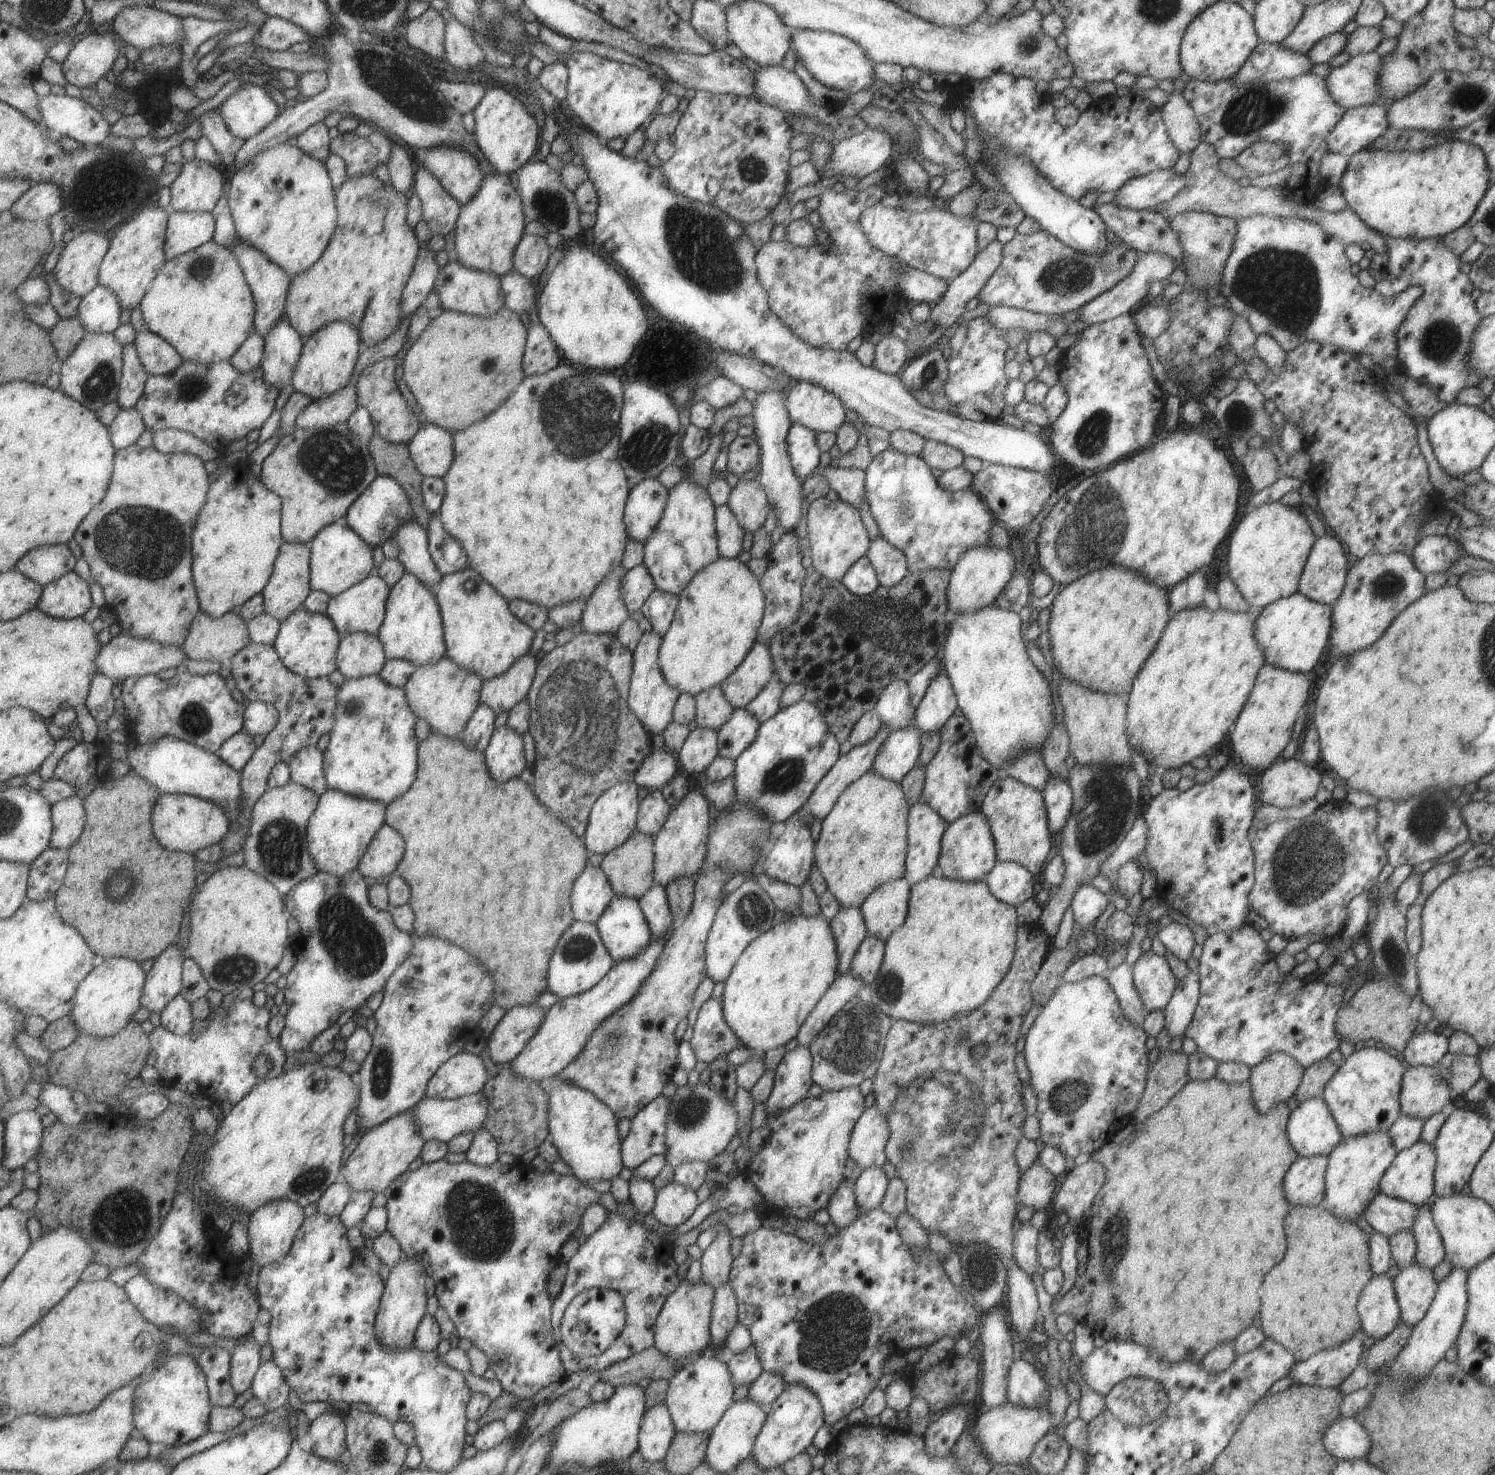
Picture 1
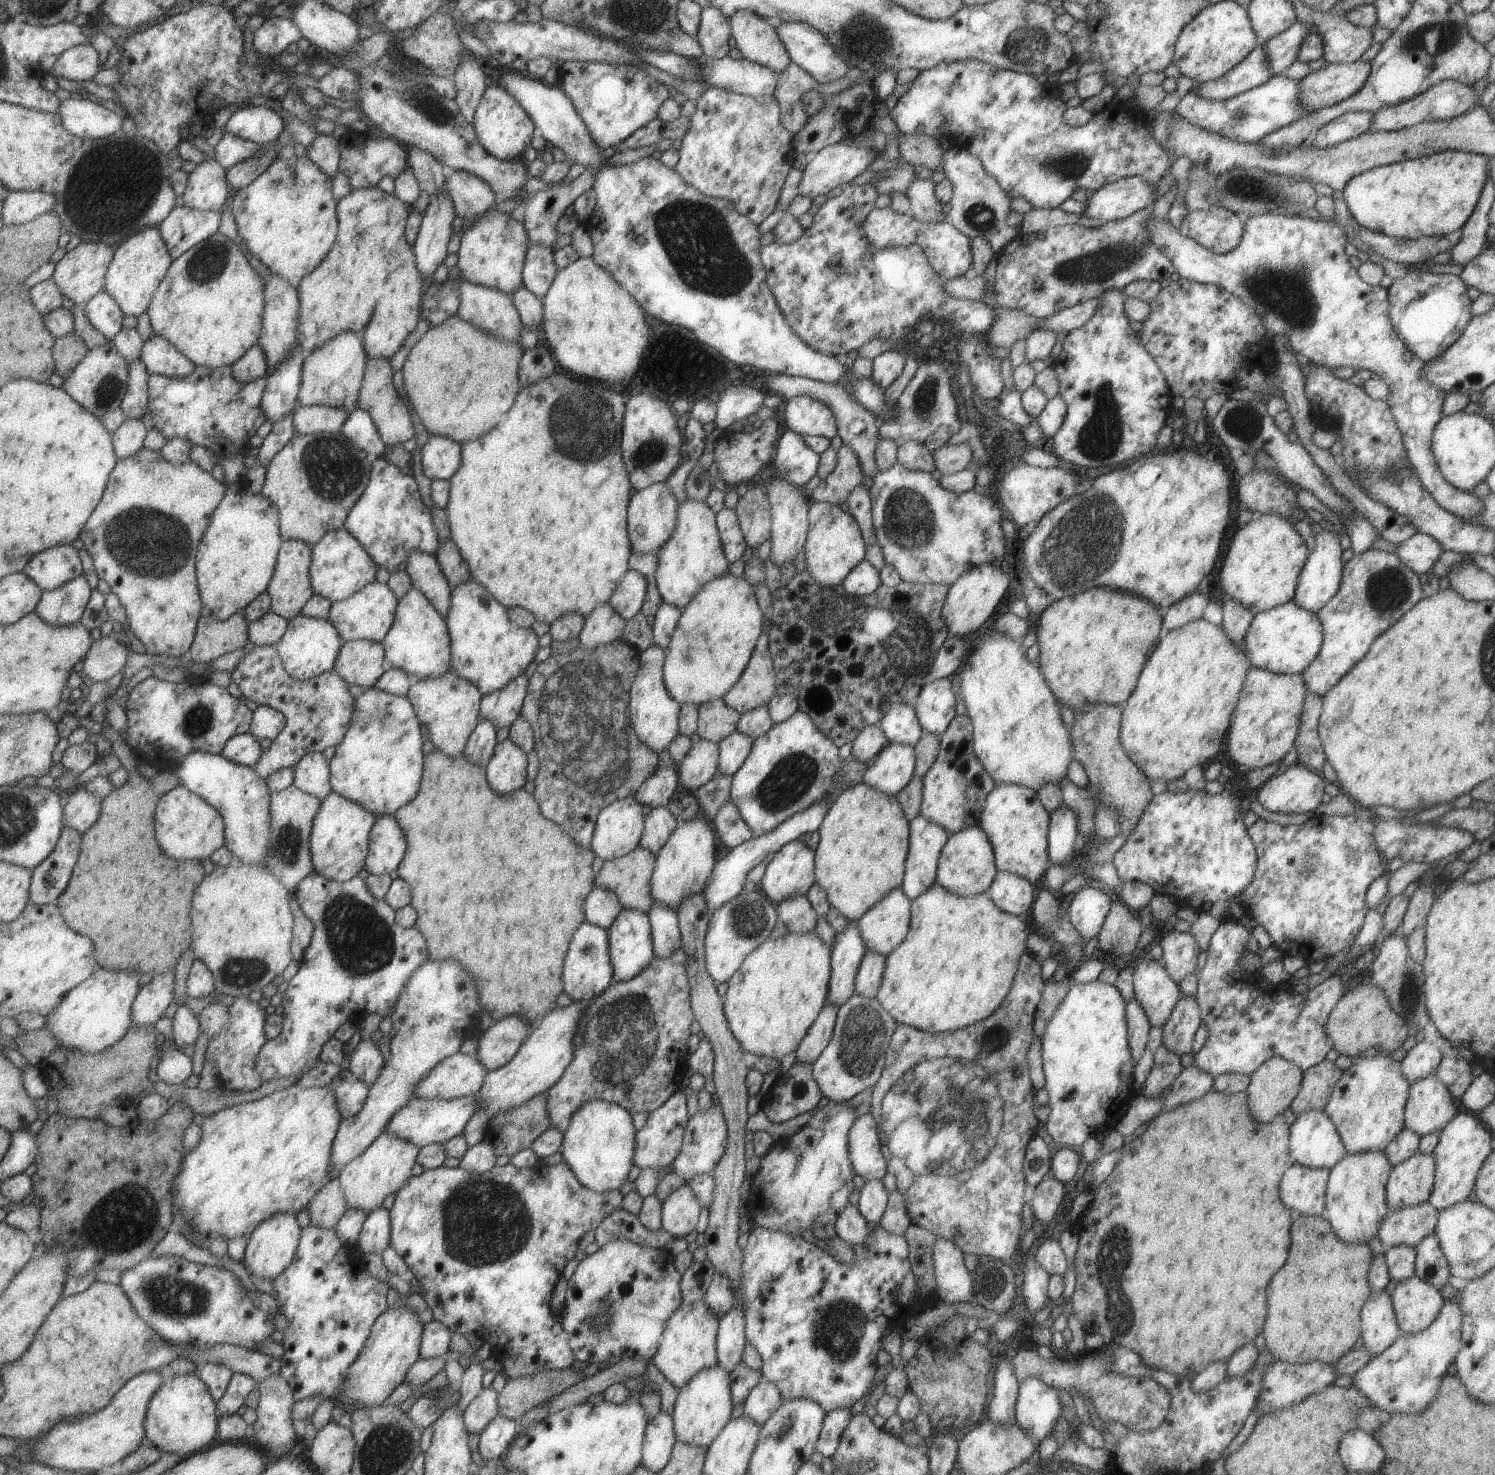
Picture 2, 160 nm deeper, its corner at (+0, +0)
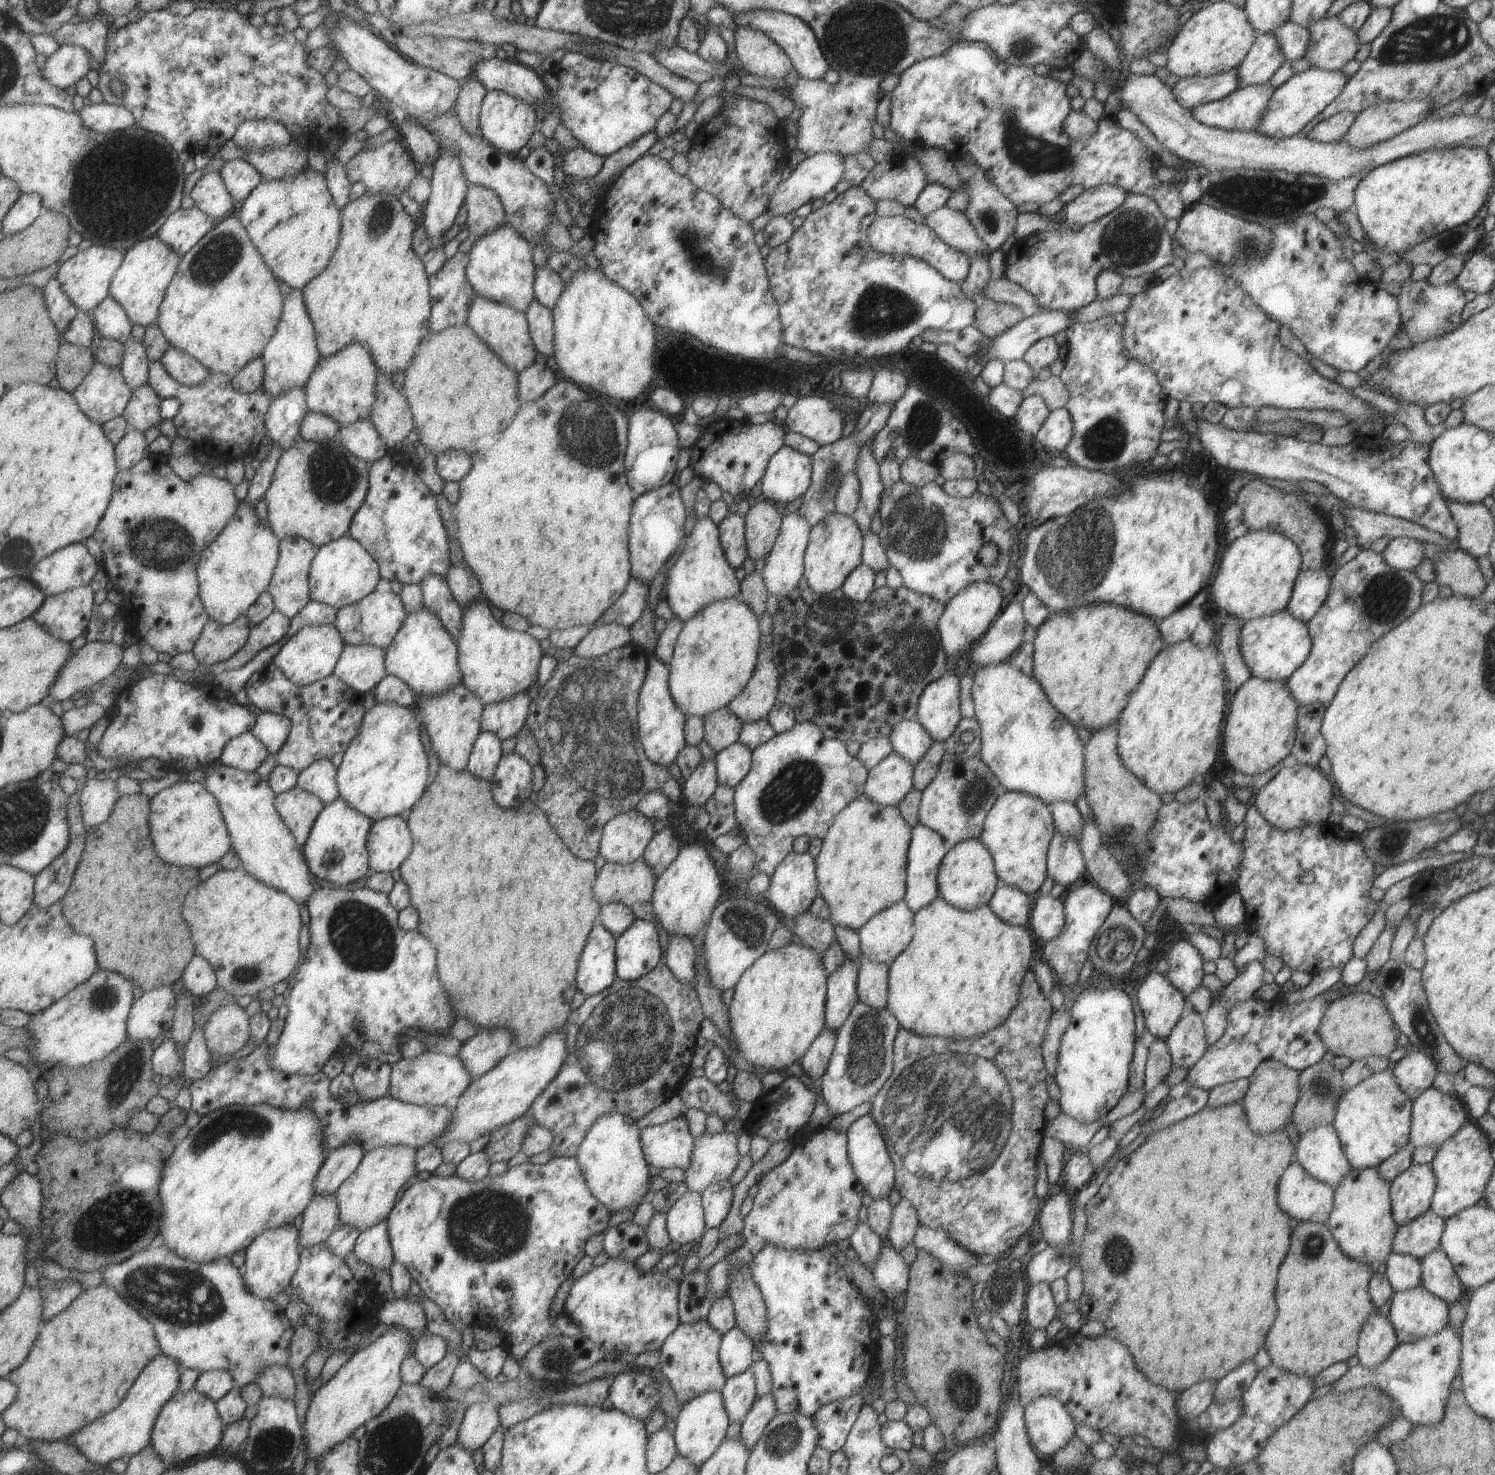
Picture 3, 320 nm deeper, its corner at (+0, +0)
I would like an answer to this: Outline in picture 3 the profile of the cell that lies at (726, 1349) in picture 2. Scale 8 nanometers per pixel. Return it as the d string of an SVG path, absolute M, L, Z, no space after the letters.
M739 1327L731 1328L721 1337L718 1359L725 1378L746 1371L755 1358L752 1340Z

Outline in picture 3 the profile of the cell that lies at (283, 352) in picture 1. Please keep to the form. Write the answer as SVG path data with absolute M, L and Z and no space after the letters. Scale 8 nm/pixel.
M293 387L272 400L266 416L268 435L273 444L286 451L299 440L300 424L309 412L303 387Z

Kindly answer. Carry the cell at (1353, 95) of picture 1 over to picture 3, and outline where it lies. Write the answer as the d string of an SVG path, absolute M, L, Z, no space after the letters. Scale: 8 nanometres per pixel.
M1315 67L1293 73L1285 82L1273 89L1260 119L1251 131L1274 139L1299 134L1301 128L1341 92L1347 79L1341 71L1322 71Z

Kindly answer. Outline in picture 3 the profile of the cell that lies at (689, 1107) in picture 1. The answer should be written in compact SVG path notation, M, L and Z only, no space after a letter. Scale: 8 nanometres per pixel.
M723 1131L694 1138L690 1165L684 1170L684 1183L689 1191L701 1194L710 1184L727 1181L741 1157L736 1136Z

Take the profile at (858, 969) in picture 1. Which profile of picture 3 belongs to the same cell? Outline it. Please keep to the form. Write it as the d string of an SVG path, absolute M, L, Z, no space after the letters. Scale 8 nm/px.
M863 960L856 976L857 998L874 1009L885 1009L888 995L888 966Z

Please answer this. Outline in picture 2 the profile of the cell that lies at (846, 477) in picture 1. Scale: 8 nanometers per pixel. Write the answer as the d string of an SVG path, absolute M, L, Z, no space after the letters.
M860 483L848 494L847 512L858 524L862 539L866 546L876 539L876 532L872 525L870 494L868 483Z

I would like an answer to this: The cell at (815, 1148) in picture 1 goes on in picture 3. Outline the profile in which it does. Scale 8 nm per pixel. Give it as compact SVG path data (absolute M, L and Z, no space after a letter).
M826 1126L798 1148L793 1147L789 1156L764 1174L757 1184L752 1208L742 1216L743 1227L737 1234L742 1240L741 1246L706 1270L706 1297L710 1304L728 1296L732 1271L747 1267L765 1245L784 1249L827 1250L827 1246L833 1248L839 1240L847 1239L858 1224L857 1211L861 1208L864 1188L853 1174L845 1132L833 1131Z

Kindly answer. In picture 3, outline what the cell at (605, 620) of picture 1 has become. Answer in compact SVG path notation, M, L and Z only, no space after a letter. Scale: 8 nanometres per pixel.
M597 621L579 641L573 654L582 659L592 659L631 642L628 628L613 623L601 625Z

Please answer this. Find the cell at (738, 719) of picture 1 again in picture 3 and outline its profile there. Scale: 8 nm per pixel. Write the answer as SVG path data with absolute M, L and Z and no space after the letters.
M739 741L722 748L714 757L718 784L734 788L749 772L751 757L752 750Z

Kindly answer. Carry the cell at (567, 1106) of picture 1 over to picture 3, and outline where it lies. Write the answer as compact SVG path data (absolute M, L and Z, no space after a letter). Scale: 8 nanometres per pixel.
M607 1113L597 1117L578 1146L575 1160L579 1163L586 1187L612 1214L623 1208L635 1208L648 1198L649 1164L640 1143L635 1121L621 1113Z

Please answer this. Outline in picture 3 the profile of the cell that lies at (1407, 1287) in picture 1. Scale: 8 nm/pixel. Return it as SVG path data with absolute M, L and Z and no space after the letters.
M1421 1286L1394 1293L1389 1322L1399 1343L1434 1335L1448 1324L1448 1304Z

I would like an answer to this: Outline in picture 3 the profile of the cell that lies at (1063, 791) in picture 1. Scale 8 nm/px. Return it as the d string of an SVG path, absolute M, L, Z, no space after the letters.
M1054 831L1046 852L1047 877L1065 887L1079 880L1085 869L1078 842Z

